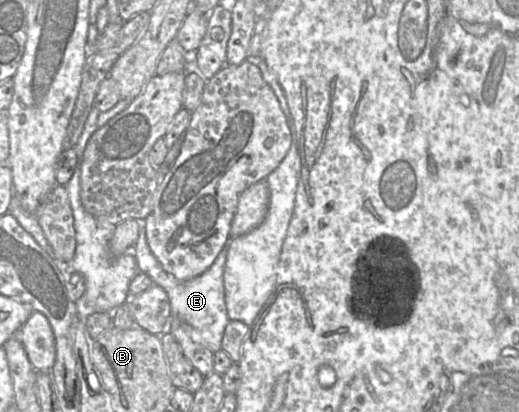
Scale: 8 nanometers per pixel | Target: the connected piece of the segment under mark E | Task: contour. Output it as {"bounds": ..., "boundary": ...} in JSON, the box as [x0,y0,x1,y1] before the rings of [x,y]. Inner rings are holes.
{"bounds":[134,220,230,352],"boundary":[[[137,220],[140,231],[139,237],[134,245],[134,254],[138,270],[148,275],[154,285],[162,287],[167,293],[171,305],[171,317],[180,318],[191,329],[191,337],[211,352],[222,350],[222,338],[225,328],[229,322],[224,287],[224,270],[227,260],[230,240],[222,249],[215,262],[201,275],[188,280],[180,281],[168,273],[151,252],[146,238],[145,220]]]}

